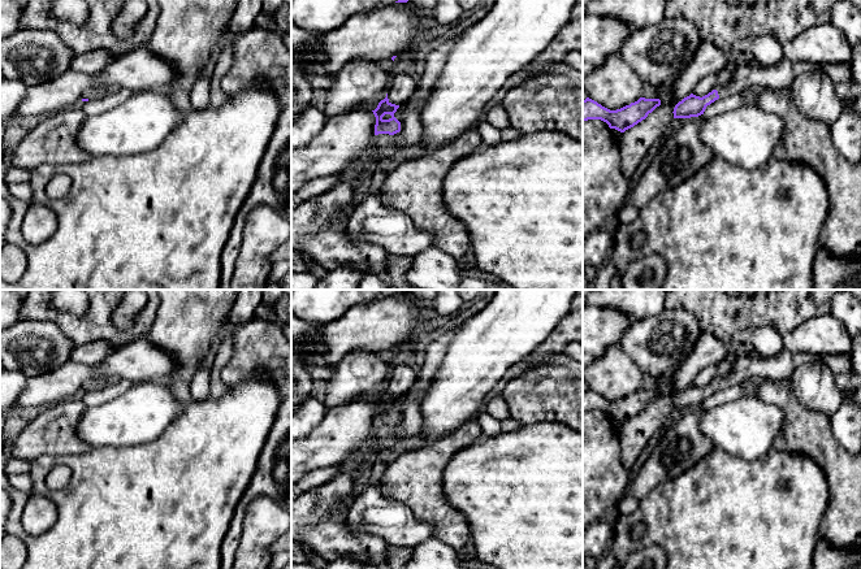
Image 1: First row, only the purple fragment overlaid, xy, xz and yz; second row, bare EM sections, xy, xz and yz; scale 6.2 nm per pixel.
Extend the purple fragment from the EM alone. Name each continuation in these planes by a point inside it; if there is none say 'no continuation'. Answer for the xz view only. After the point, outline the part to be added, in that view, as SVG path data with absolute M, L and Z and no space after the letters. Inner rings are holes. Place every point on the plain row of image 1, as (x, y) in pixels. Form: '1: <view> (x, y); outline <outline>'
1: xz (381, 431); outline M389 425L373 426L372 436L376 439L386 439L394 434L394 427Z

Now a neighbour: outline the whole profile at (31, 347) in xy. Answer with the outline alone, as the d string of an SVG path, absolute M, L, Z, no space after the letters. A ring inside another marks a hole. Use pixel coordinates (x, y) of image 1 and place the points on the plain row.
M20 320L0 331L0 361L4 369L27 378L52 372L72 360L75 344L51 321Z

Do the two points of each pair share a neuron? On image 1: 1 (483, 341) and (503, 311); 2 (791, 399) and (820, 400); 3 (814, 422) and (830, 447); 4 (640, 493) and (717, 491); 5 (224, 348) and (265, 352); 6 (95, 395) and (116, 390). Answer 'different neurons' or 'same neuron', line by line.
1: same neuron
2: different neurons
3: same neuron
4: different neurons
5: different neurons
6: same neuron

